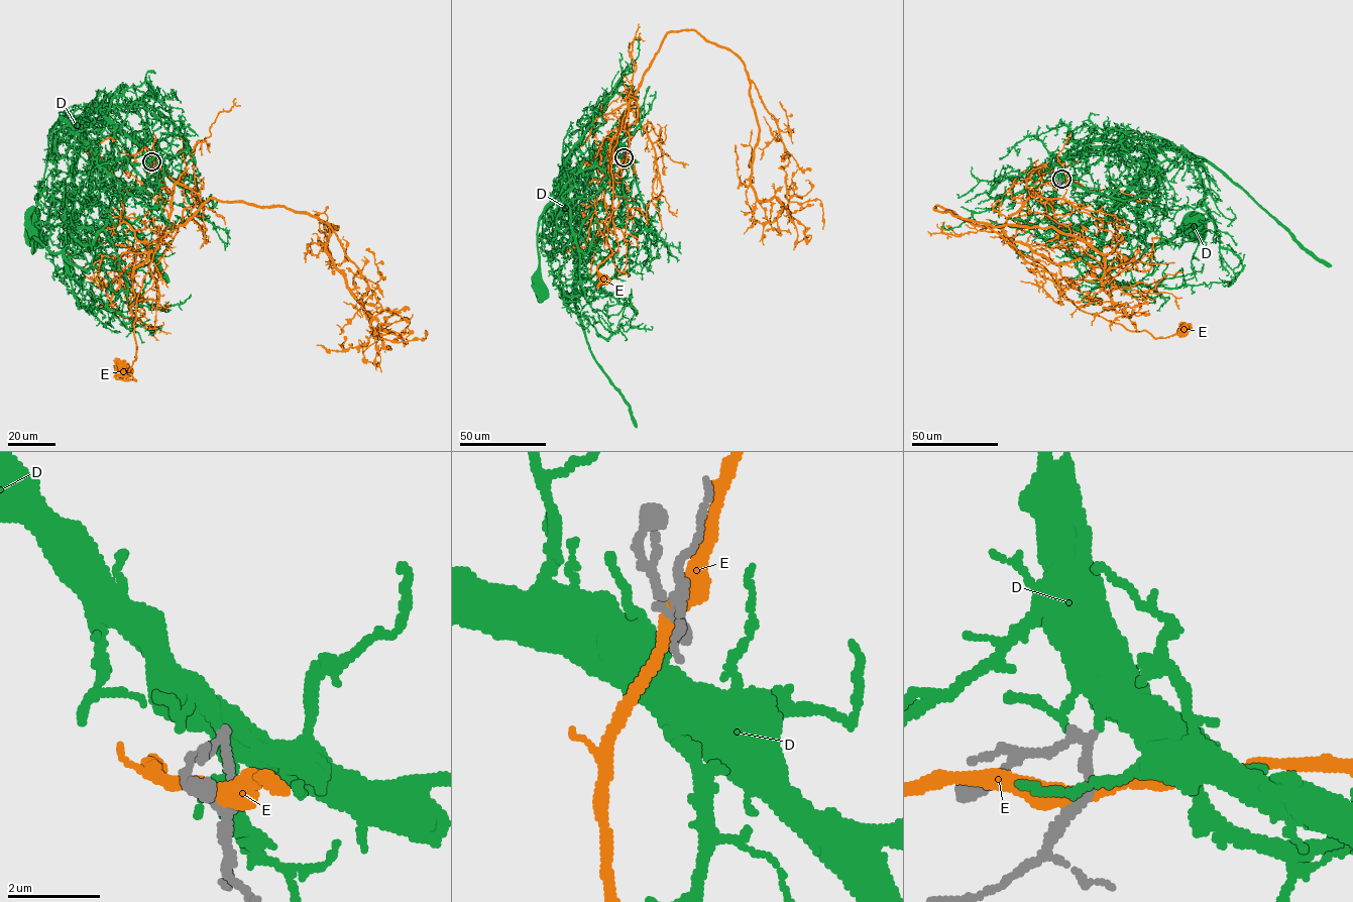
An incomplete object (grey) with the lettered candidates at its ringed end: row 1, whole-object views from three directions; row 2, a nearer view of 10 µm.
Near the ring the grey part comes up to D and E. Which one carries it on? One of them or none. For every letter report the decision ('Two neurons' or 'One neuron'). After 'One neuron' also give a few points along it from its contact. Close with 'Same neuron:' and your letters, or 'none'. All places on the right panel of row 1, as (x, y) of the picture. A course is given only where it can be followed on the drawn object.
D: One neuron. Its course: (1061, 179), (1055, 220), (1061, 226), (1103, 223), (1106, 245), (1120, 236), (1159, 243), (1192, 230)
E: Two neurons
Same neuron: D

